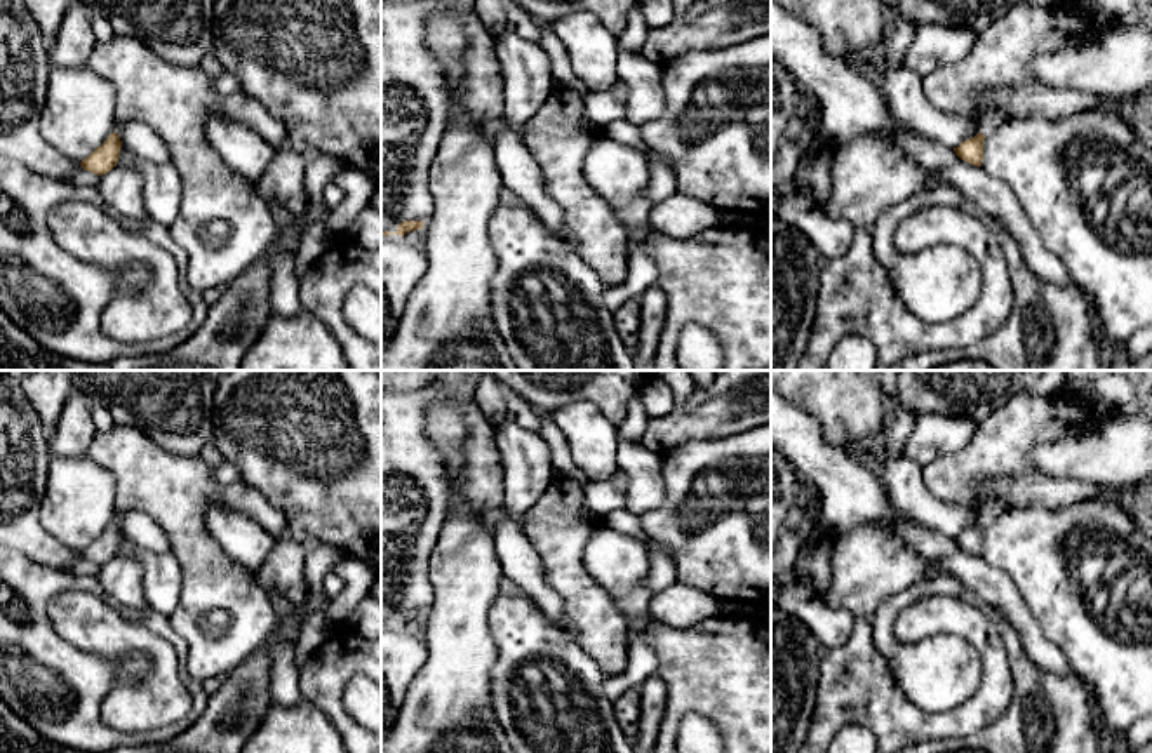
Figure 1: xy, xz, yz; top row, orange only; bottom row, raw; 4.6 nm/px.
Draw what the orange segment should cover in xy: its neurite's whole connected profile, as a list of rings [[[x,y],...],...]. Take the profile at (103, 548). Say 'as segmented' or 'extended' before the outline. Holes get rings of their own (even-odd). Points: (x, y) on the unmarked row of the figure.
as segmented | [[[117,522],[110,523],[108,529],[96,537],[87,548],[80,551],[84,560],[103,565],[110,562],[120,546],[122,530]]]

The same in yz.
extended | [[[1062,391],[1046,396],[1018,393],[980,423],[961,450],[922,466],[924,485],[934,499],[980,510],[980,522],[954,537],[955,544],[980,556],[985,527],[1008,511],[1002,499],[985,490],[987,480],[1035,470],[1028,454],[1037,442],[1093,433],[1117,412],[1086,410]]]

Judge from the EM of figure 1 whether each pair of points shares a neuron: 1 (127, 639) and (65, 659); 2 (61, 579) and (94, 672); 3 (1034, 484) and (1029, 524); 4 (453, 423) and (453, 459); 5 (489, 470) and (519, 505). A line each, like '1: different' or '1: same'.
1: different
2: same
3: different
4: same
5: different

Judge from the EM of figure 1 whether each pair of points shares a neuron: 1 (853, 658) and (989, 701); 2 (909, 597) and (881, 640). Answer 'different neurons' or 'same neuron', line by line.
1: same neuron
2: same neuron

